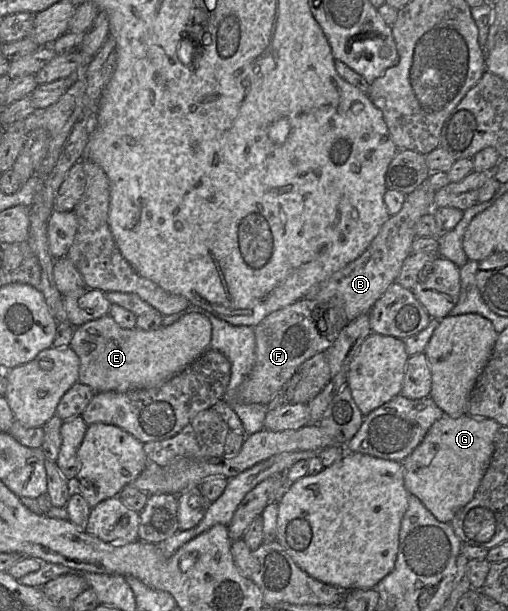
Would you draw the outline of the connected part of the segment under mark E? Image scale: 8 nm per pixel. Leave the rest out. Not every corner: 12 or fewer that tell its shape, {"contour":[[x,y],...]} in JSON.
{"contour":[[195,312],[154,331],[75,327],[79,383],[157,388],[210,349]]}

